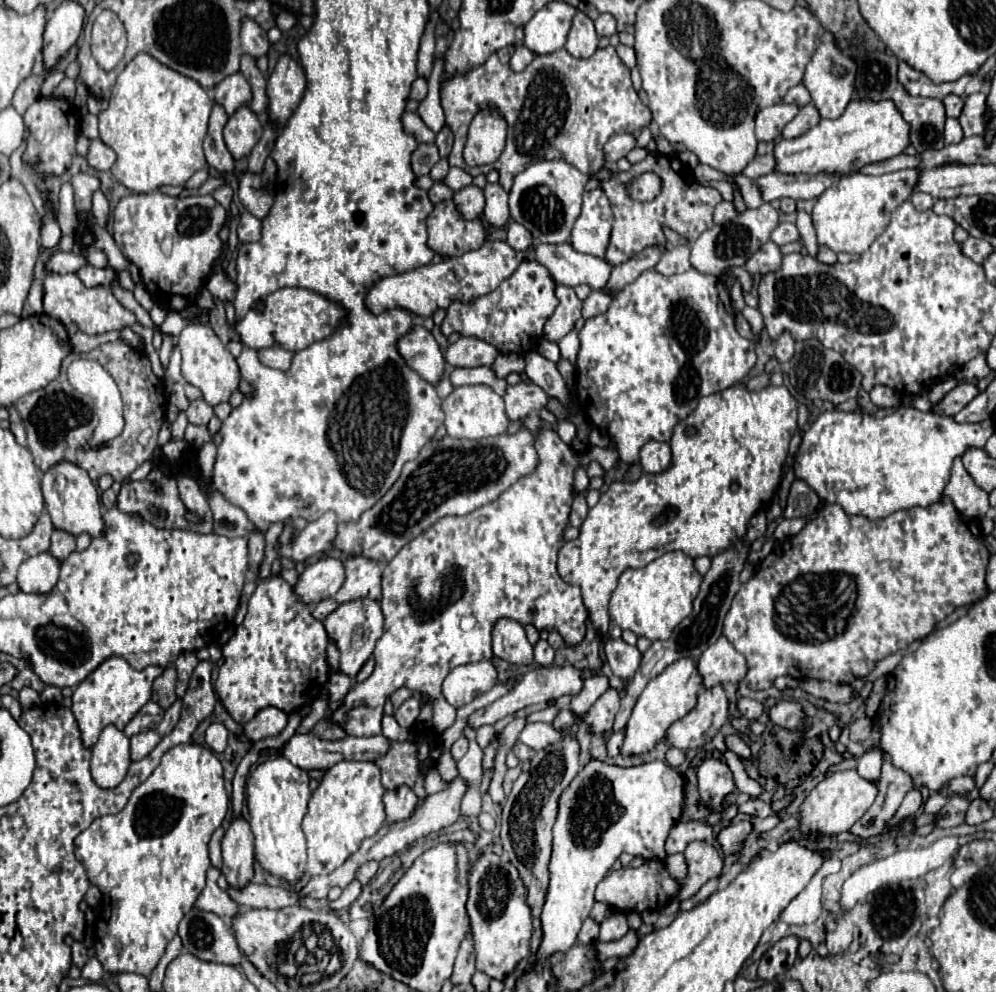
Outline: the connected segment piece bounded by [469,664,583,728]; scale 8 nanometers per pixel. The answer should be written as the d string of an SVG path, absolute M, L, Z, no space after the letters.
M567 664L567 666L535 666L535 668L527 670L527 674L523 676L523 680L507 696L499 698L497 702L493 702L487 708L477 710L469 718L469 724L473 728L479 728L483 724L495 724L497 720L501 720L505 716L511 716L511 714L523 710L525 706L543 704L543 702L549 702L549 700L557 700L561 696L577 696L581 690L583 690L583 676L581 676L579 668L575 668L571 664Z

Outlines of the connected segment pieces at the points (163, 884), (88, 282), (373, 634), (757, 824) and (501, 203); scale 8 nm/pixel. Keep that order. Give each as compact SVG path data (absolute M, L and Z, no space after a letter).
M187 742L163 754L161 764L133 790L127 806L119 814L97 818L89 830L83 830L75 838L75 856L85 866L91 884L95 884L84 899L96 909L103 897L95 950L105 972L137 972L143 976L153 972L159 958L165 954L165 946L177 934L181 918L193 908L197 896L205 888L205 872L211 866L209 840L221 826L227 810L229 796L223 788L221 762L213 750Z
M89 262L79 268L79 272L75 272L79 276L79 280L87 286L87 288L95 288L95 286L105 286L105 288L113 288L113 282L117 280L117 270L113 270L111 266L105 268L95 268Z
M353 600L347 604L339 604L325 620L325 630L329 634L329 640L335 642L339 654L341 654L341 672L355 676L365 660L373 654L375 642L383 634L383 614L375 600Z
M769 816L769 818L751 818L751 824L753 824L753 830L755 832L767 832L771 828L775 828L779 824L779 818L777 816Z
M499 184L485 186L485 220L493 228L503 228L509 222L509 206L507 206L507 192Z

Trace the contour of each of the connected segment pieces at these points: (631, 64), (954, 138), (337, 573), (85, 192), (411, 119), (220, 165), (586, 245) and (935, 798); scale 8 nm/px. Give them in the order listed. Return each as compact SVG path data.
M619 44L617 46L617 56L623 60L623 64L629 68L629 70L633 70L635 66L637 66L637 62L635 62L635 52L633 52L633 48L629 48L629 46L623 46L623 44Z
M947 118L947 122L945 122L945 142L957 144L959 140L963 140L963 132L961 132L957 118Z
M325 558L305 568L295 584L295 594L303 604L317 604L325 598L333 598L345 580L343 562L337 558Z
M75 174L71 178L75 190L75 206L77 210L91 210L91 194L99 188L99 180L93 174Z
M407 108L407 112L403 114L403 126L419 142L425 142L425 144L433 144L435 142L435 132L425 126L425 122L419 118L419 114L413 108Z
M213 104L213 112L211 112L211 120L209 120L209 134L203 142L209 168L215 168L221 174L235 170L235 160L223 142L223 128L225 128L227 120L229 120L229 116L227 116L227 112L223 112L223 106Z
M601 188L583 192L583 208L573 224L569 244L583 254L603 258L613 224L611 204Z
M931 794L929 796L929 800L925 802L925 812L927 814L933 814L933 812L939 812L943 806L947 804L947 796L943 796L943 794Z

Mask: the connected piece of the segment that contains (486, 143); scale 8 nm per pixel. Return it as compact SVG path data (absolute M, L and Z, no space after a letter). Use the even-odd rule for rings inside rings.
M479 112L469 128L469 138L463 152L465 162L469 166L493 164L505 148L505 128L507 124L497 112Z

